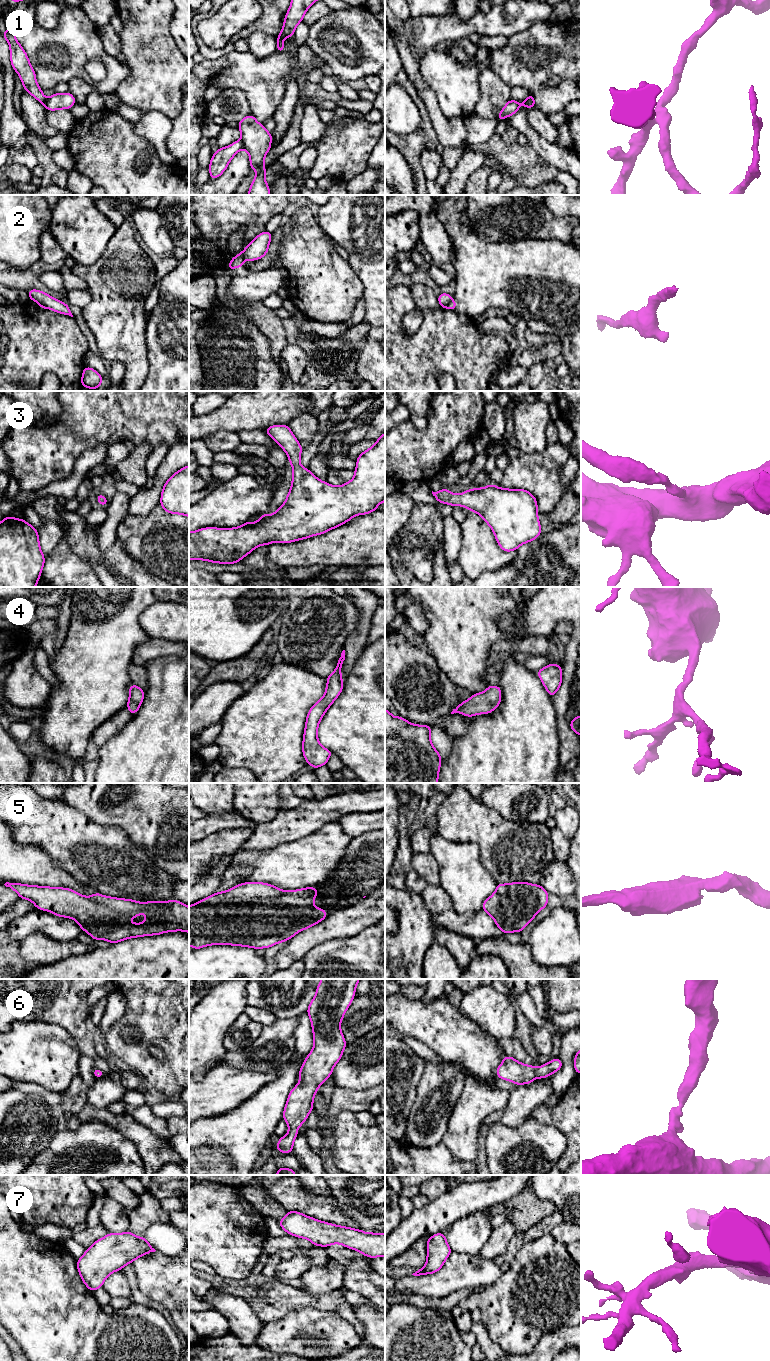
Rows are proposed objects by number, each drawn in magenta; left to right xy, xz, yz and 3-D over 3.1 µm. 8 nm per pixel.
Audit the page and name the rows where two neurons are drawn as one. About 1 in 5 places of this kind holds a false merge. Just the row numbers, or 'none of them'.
1, 2

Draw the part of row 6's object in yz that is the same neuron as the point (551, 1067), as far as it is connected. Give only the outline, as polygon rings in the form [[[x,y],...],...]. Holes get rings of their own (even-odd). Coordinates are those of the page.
[[[505,1056],[503,1062],[496,1069],[496,1074],[498,1078],[511,1081],[519,1086],[533,1082],[536,1077],[544,1079],[559,1071],[562,1066],[563,1064],[559,1057],[535,1068],[534,1066],[520,1063],[511,1056]]]

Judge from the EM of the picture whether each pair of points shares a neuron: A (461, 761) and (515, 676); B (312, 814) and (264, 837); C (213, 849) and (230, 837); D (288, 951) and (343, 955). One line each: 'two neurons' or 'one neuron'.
A: one neuron
B: one neuron
C: one neuron
D: two neurons

